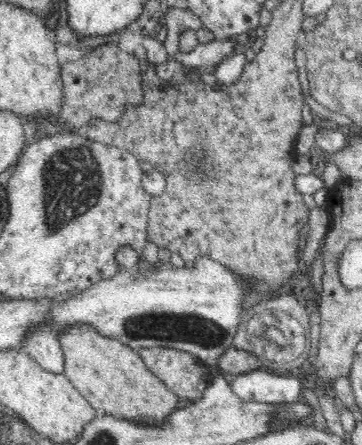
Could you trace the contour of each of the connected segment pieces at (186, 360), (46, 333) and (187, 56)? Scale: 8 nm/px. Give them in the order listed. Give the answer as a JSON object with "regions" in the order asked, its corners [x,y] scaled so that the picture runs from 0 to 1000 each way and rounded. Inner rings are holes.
{"regions":[[[[425,780],[395,782],[384,793],[414,834],[494,897],[558,899],[564,876],[588,854],[575,820],[514,789]]],[[[116,726],[88,735],[58,778],[122,831],[149,840],[174,836],[180,804],[149,730]]],[[[652,88],[591,90],[569,99],[547,99],[550,103],[525,119],[503,119],[497,112],[472,128],[494,137],[506,148],[544,151],[550,155],[591,153],[619,133],[641,126],[649,106],[657,101]]]]}

